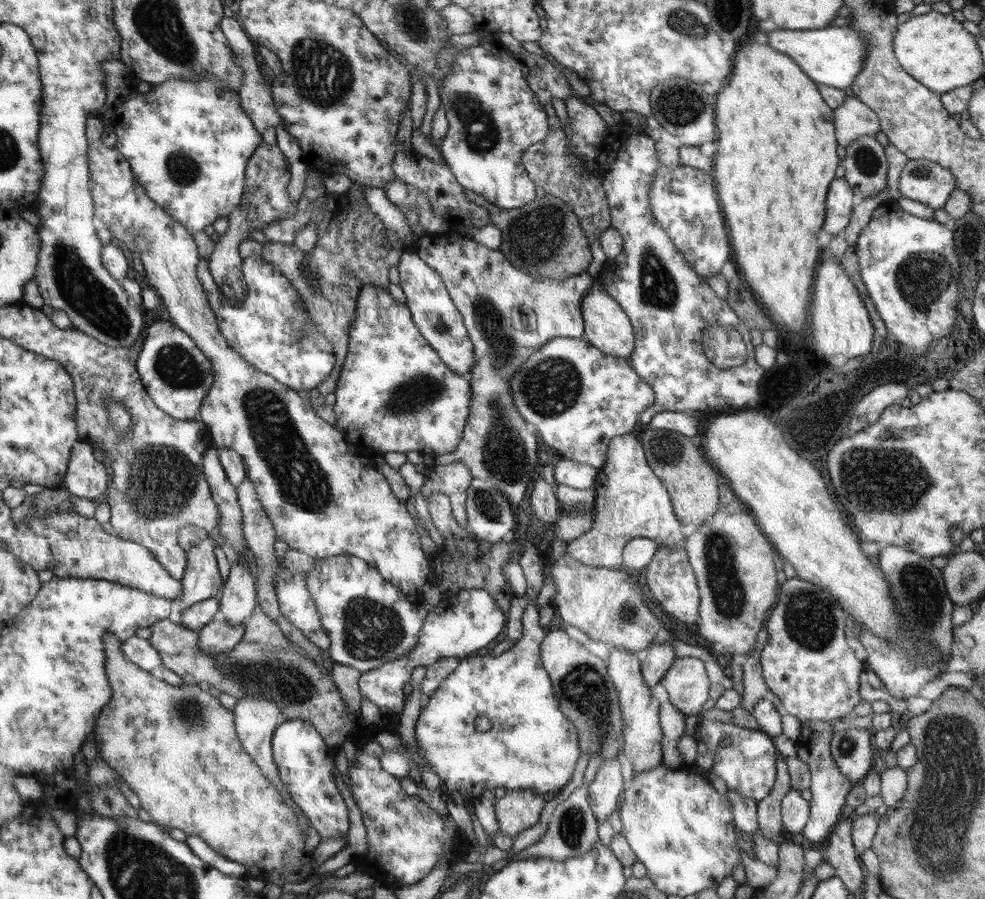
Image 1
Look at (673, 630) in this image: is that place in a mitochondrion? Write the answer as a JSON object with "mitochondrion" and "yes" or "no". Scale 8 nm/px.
{"mitochondrion":"no"}

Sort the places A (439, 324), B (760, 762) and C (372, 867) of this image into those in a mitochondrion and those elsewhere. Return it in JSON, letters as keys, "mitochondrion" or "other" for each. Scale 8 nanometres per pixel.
{"A":"mitochondrion","B":"other","C":"other"}

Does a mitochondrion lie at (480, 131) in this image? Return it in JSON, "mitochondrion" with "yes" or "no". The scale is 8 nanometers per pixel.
{"mitochondrion":"yes"}

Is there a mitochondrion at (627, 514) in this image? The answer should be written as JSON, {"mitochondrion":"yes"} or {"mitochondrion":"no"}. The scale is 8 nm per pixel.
{"mitochondrion":"no"}

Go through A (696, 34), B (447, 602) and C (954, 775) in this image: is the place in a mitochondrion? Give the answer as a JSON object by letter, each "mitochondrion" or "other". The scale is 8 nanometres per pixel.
{"A":"mitochondrion","B":"other","C":"mitochondrion"}

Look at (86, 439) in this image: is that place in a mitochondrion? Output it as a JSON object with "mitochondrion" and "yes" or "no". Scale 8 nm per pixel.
{"mitochondrion":"no"}

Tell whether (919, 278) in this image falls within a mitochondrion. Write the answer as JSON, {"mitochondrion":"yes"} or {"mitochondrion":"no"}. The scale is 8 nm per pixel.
{"mitochondrion":"yes"}

